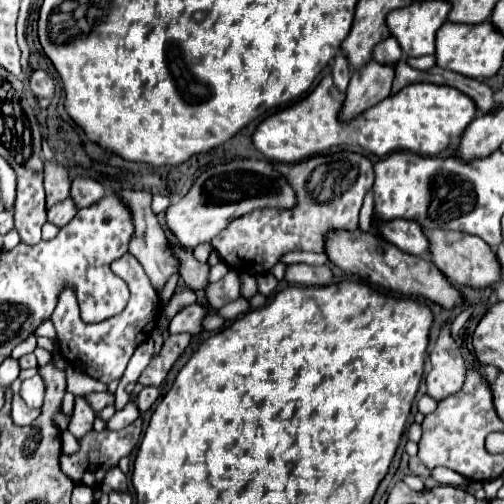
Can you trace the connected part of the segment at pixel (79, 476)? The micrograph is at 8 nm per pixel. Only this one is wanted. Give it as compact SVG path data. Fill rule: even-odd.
M142 418L134 420L130 426L118 430L118 432L112 432L108 428L102 430L102 432L94 432L93 429L79 441L80 450L78 450L78 454L74 454L74 456L62 454L60 468L66 476L70 476L70 480L74 484L84 484L84 486L90 486L90 488L98 488L102 484L102 478L104 478L106 470L110 466L116 466L122 456L128 456L136 448L136 444L140 440L140 434L142 434Z

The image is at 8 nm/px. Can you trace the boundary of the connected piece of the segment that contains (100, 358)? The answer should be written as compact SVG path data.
M124 254L122 258L114 260L110 268L130 288L128 306L118 316L112 316L110 320L104 320L98 324L86 324L80 318L78 300L70 288L66 288L60 294L60 300L52 314L52 322L54 322L56 334L58 334L56 348L62 354L62 358L68 364L80 366L88 376L92 376L104 384L110 384L112 380L118 380L124 374L126 364L128 364L130 356L134 354L136 346L142 344L158 324L158 296L148 280L148 276L144 274L144 268L138 264L138 260L130 254Z

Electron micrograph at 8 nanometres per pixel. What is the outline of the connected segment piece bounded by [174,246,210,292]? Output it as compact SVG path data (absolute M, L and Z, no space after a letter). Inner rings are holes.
M174 246L174 252L180 258L180 276L186 282L186 286L190 290L194 290L194 292L204 292L210 286L210 282L208 282L210 266L208 264L200 264L192 256L192 252L188 252L184 248L176 248Z

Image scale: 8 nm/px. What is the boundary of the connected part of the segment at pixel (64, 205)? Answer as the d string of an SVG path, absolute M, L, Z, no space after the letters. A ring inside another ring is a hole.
M66 198L64 202L60 202L60 204L56 204L54 208L48 210L48 222L56 224L58 228L62 228L64 224L68 224L74 218L74 214L76 214L76 208L74 208L72 200Z

